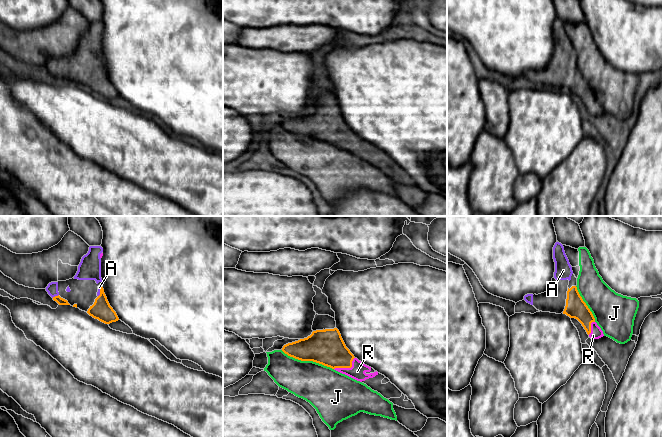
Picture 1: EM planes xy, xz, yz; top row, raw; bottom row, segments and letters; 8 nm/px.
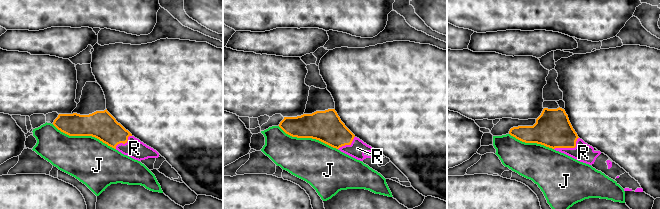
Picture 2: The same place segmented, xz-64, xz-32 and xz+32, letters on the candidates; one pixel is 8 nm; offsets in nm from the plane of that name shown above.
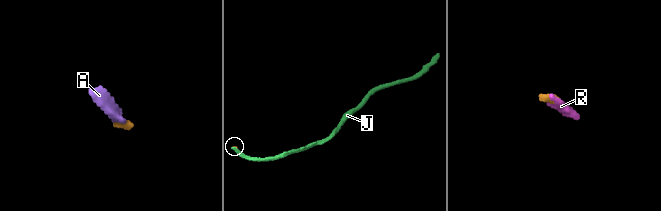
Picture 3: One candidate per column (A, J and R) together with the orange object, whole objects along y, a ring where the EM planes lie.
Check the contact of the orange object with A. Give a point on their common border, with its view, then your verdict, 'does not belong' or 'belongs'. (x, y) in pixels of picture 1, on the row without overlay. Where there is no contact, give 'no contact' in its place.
contact xy (55, 72); belongs

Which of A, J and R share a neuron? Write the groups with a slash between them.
A R / J

